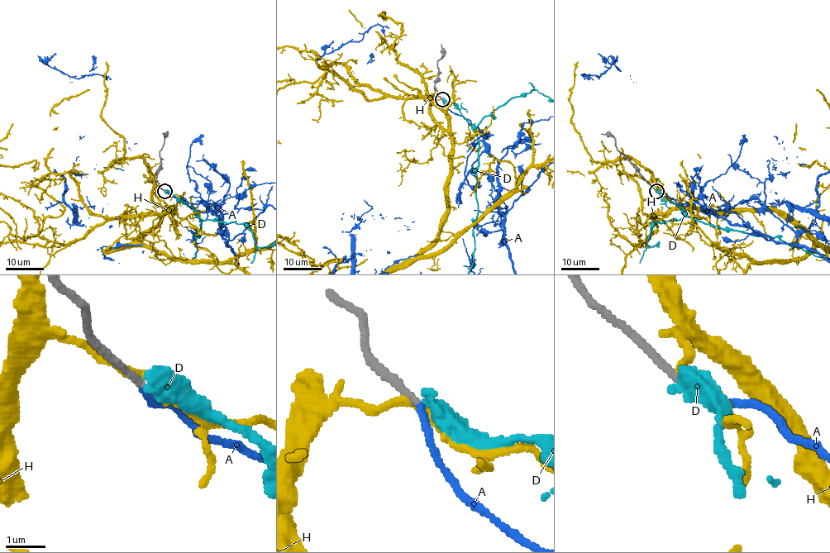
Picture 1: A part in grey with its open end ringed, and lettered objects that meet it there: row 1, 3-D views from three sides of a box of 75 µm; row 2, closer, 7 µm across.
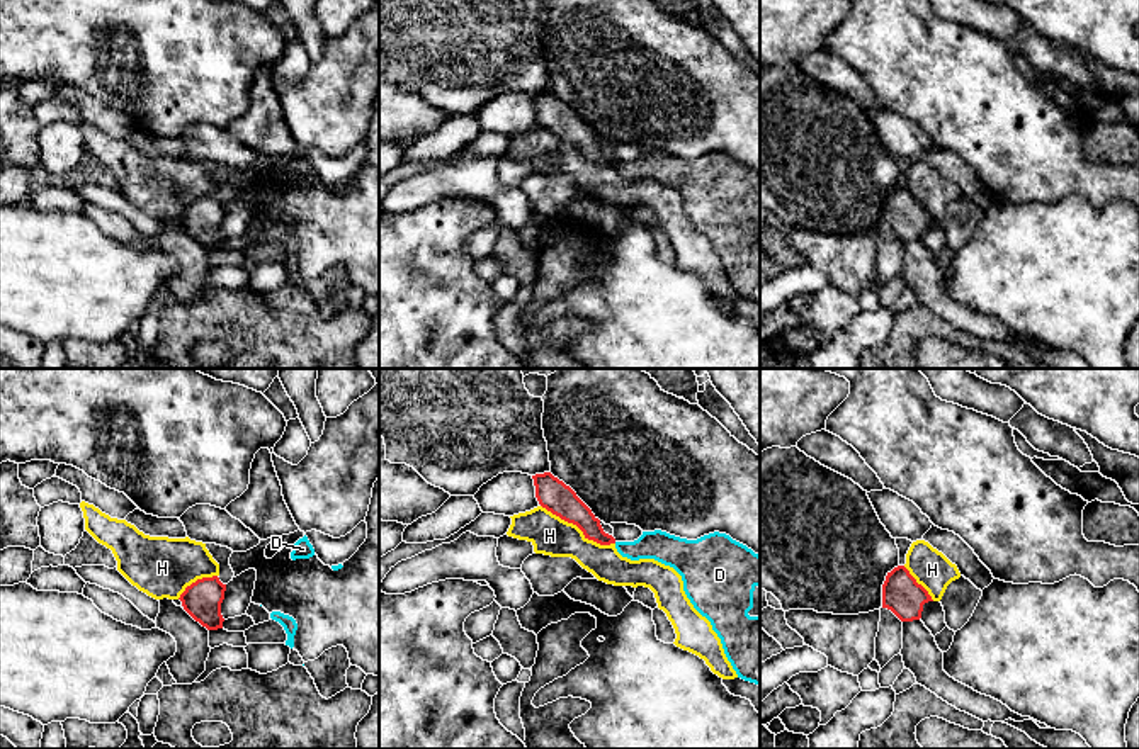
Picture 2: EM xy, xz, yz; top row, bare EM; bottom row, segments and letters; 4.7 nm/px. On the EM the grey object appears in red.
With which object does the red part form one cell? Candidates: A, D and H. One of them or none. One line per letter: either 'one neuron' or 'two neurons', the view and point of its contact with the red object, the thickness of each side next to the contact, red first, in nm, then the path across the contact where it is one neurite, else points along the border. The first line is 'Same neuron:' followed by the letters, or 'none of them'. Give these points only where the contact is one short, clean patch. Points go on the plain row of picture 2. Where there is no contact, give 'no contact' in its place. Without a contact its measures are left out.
Same neuron: A
A: one neuron; no contact
D: two neurons; no contact
H: two neurons; meets red in xz at (578, 146); 150 nm thick on the red side, 190 nm on the other

